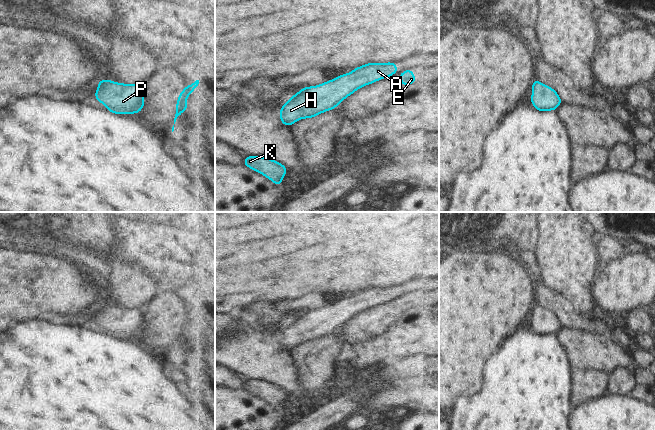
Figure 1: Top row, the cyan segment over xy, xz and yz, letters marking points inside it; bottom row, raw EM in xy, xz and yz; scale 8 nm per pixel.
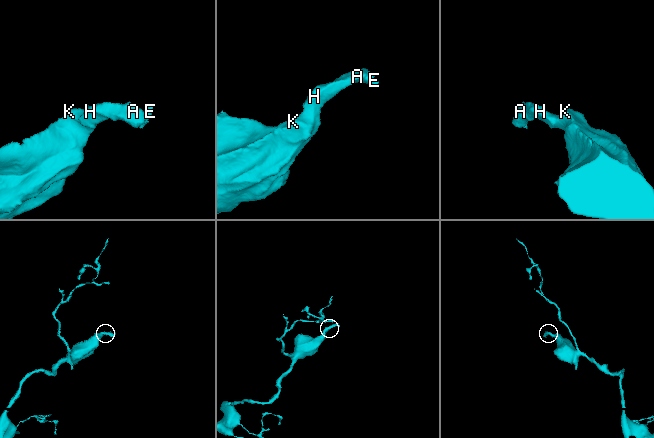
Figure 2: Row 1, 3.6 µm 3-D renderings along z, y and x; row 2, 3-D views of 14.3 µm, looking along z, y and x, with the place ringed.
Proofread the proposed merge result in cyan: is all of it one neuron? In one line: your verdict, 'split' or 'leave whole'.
leave whole

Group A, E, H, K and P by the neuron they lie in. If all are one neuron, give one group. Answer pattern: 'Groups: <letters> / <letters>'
Groups: A E H K P.

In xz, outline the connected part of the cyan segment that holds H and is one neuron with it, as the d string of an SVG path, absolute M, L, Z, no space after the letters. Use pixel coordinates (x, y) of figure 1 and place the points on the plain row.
M394 286L366 287L320 309L303 311L284 327L279 335L280 345L290 351L297 344L314 342L335 333L359 312L394 299L397 292L398 288Z

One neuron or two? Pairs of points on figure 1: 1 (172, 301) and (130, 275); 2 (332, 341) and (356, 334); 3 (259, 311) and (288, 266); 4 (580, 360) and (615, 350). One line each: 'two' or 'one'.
1: two
2: two
3: two
4: one

